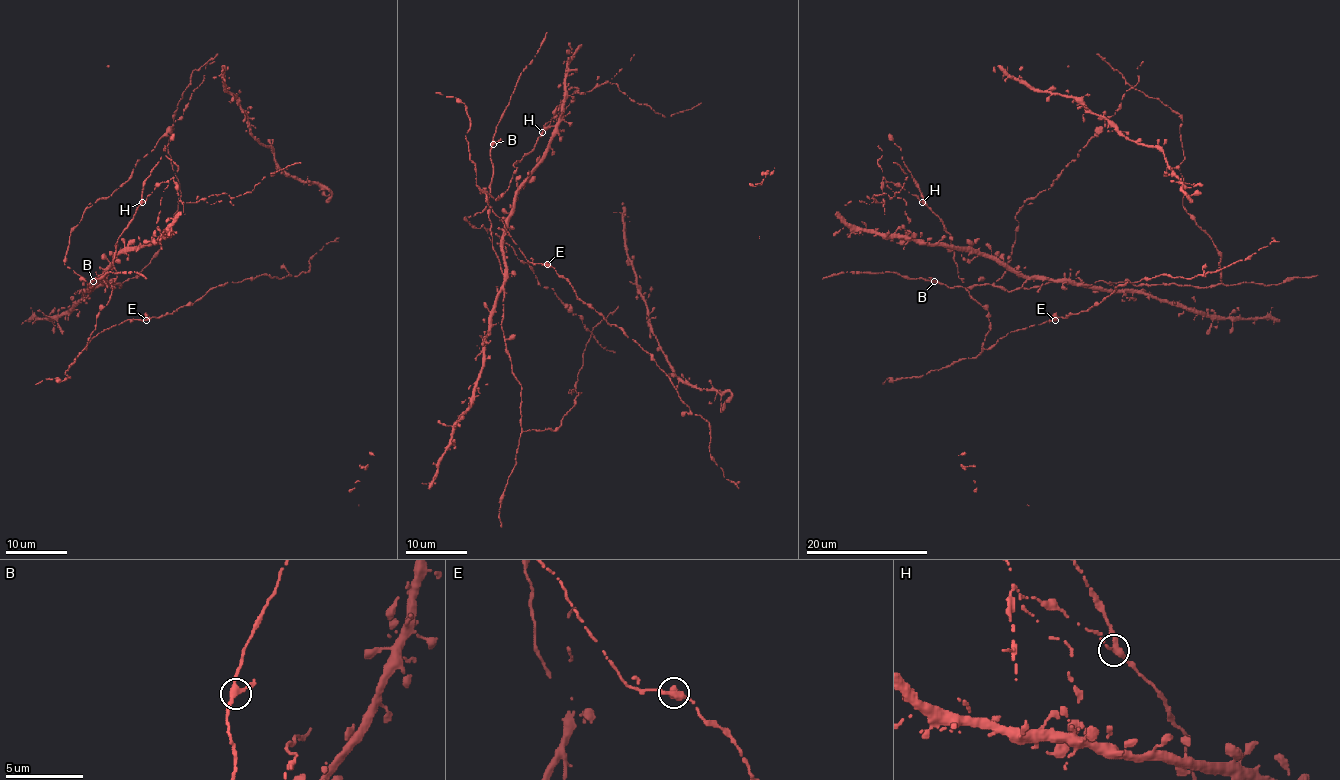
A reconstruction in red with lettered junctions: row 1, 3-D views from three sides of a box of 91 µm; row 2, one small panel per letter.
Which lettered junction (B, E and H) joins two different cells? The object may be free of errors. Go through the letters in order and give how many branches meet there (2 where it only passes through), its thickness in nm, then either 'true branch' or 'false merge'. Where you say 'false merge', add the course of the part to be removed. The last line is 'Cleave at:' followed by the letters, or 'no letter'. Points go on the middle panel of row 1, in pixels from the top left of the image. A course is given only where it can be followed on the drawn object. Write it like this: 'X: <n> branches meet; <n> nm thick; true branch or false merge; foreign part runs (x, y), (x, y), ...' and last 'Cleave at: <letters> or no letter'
B: 3 branches meet; 280 nm thick; true branch
E: 3 branches meet; 280 nm thick; true branch
H: 3 branches meet; 280 nm thick; false merge; foreign part runs (542, 132), (560, 103), (572, 93), (604, 83), (614, 83), (635, 101), (656, 113), (670, 116), (701, 103)
Cleave at: H

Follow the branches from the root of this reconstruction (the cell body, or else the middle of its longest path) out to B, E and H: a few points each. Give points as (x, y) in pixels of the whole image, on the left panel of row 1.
B: (117, 255), (106, 268), (102, 277), (105, 280), (88, 291), (88, 284), (93, 288), (90, 286), (93, 281)
E: (117, 255), (158, 237), (166, 182), (117, 240), (117, 277), (87, 349), (105, 329), (146, 320)
H: (117, 255), (149, 245), (158, 237), (155, 234), (157, 217), (166, 182), (158, 184), (141, 202)

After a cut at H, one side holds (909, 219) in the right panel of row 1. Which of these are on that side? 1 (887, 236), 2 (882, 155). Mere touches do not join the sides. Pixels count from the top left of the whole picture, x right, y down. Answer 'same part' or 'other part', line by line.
1: other part
2: same part

